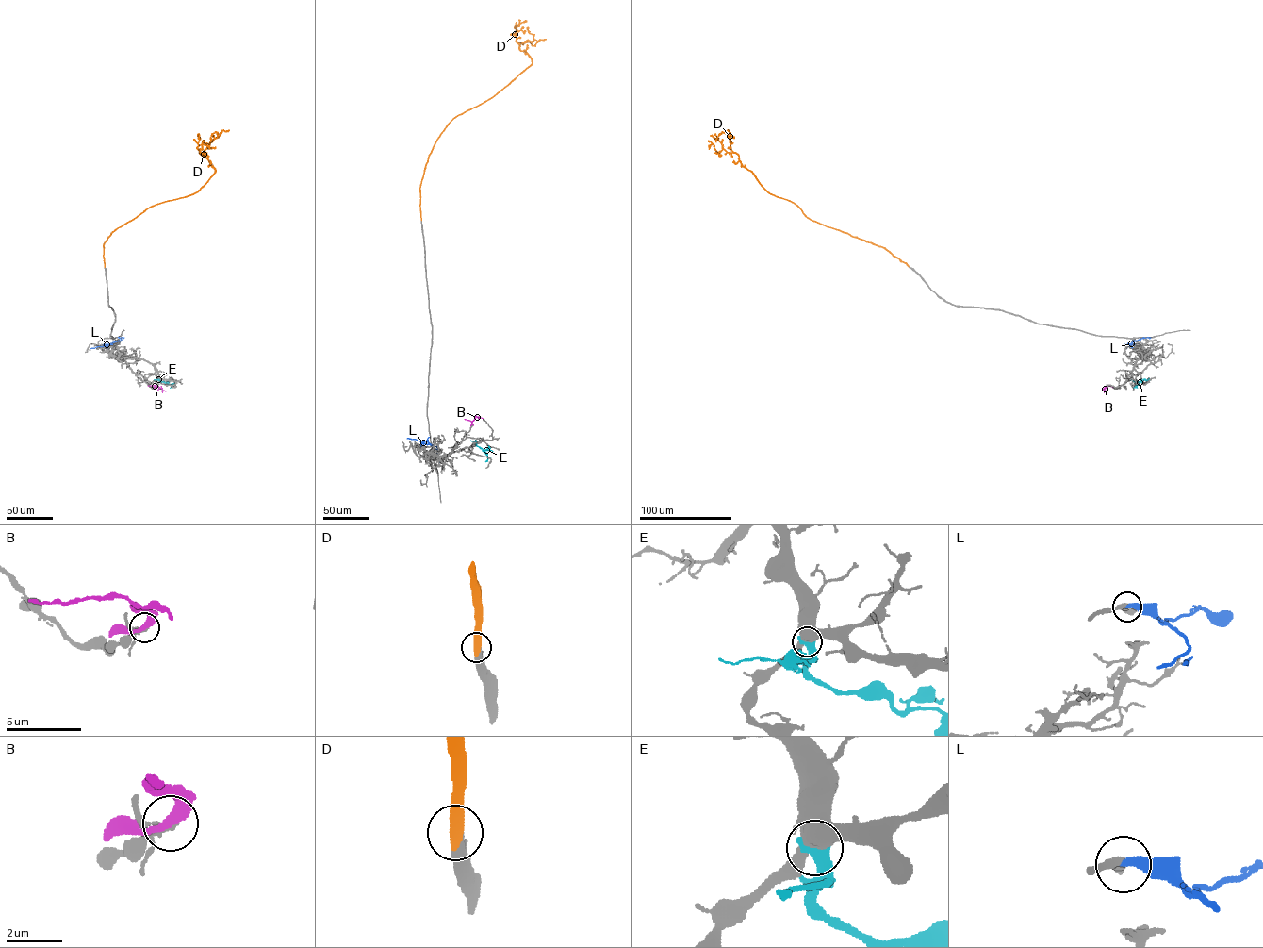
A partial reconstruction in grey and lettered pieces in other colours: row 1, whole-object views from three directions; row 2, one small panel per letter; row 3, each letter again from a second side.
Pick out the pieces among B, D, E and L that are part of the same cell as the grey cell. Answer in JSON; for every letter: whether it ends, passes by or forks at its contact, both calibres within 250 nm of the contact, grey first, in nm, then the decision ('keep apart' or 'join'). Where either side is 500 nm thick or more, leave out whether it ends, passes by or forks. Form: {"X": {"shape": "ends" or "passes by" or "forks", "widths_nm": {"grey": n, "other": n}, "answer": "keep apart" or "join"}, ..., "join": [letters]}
{"B": {"shape": "passes by", "widths_nm": {"grey": 200, "other": 380}, "answer": "keep apart"}, "D": {"widths_nm": {"grey": 480, "other": 550}, "answer": "join"}, "E": {"widths_nm": {"grey": 460, "other": 600}, "answer": "keep apart"}, "L": {"shape": "ends", "widths_nm": {"grey": 240, "other": 400}, "answer": "keep apart"}, "join": ["D"]}

